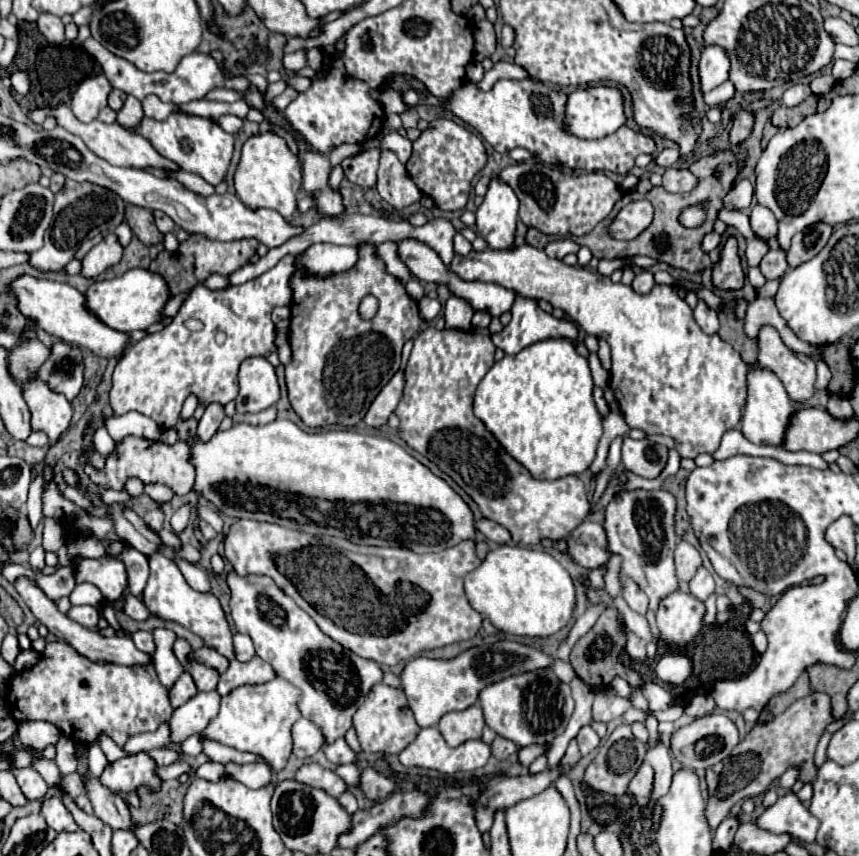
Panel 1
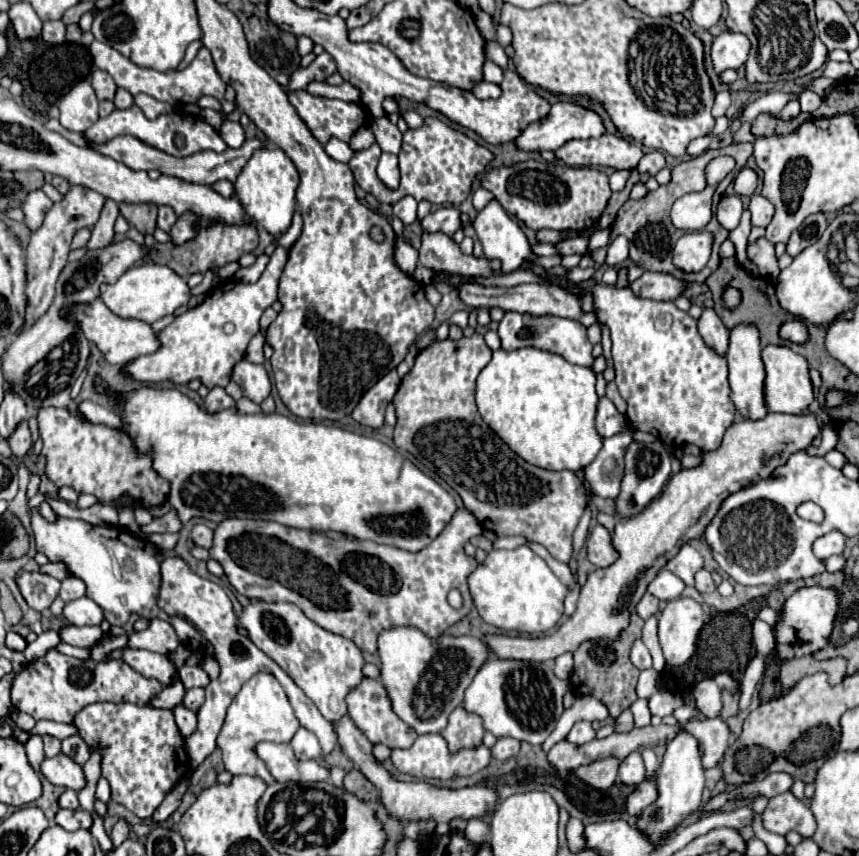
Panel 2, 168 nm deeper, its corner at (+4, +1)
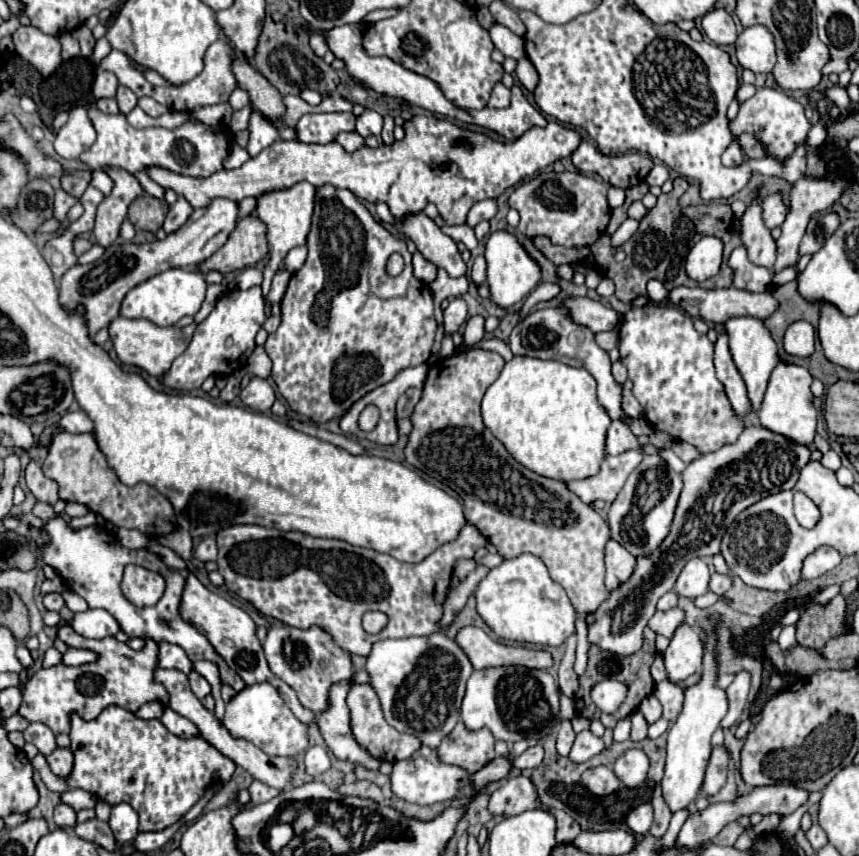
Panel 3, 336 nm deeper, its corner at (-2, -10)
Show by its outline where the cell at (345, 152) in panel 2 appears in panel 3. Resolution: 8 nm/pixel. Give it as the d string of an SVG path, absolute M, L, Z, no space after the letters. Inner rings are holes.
M342 133L336 137L336 141L344 147L344 151L358 151L358 147L364 147L364 137L354 133Z

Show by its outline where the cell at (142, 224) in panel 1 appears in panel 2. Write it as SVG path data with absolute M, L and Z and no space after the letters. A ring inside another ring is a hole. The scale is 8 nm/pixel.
M120 204L120 214L142 234L152 234L156 228L156 204Z

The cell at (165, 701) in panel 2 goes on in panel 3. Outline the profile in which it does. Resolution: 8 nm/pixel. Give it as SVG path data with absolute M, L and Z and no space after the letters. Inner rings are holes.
M158 701L146 703L146 705L142 705L142 707L136 711L136 715L138 715L140 719L160 719L162 713L164 713L164 707L162 707Z

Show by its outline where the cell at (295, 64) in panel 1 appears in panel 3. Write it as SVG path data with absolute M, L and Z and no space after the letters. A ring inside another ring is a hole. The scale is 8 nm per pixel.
M322 33L310 35L310 47L312 47L314 55L318 55L318 57L324 57L324 53L328 51L328 45L326 45L326 39Z

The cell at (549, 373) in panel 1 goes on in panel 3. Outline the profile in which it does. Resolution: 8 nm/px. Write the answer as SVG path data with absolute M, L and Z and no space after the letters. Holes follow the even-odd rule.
M532 357L506 361L482 399L482 417L484 425L520 465L564 483L600 471L606 429L612 421L598 403L596 381L586 369Z

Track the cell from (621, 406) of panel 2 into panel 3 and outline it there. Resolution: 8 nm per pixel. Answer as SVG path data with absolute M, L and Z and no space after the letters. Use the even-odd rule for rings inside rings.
M627 379L626 382L623 384L623 402L622 402L622 409L623 411L631 416L632 418L638 418L643 413L643 408L638 403L637 399L632 394L632 387L633 383L630 379Z

